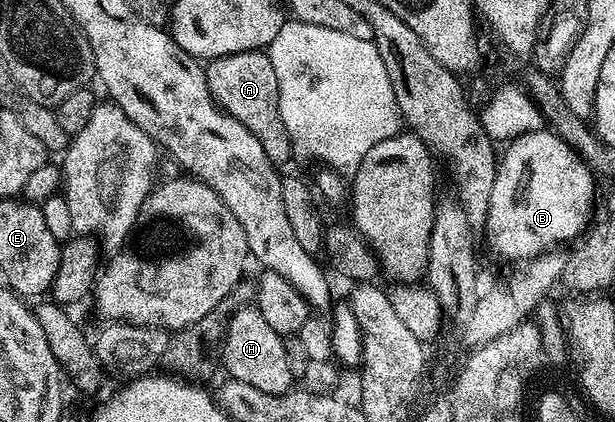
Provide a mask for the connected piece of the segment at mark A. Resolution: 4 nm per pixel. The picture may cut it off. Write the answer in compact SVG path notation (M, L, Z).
M246 50L240 54L226 54L210 59L206 63L205 73L207 87L215 105L223 113L233 116L245 128L249 128L249 132L253 132L257 140L261 140L261 148L265 148L269 160L276 164L289 161L291 154L293 155L293 147L285 128L285 120L281 120L277 72L273 72L270 53Z

